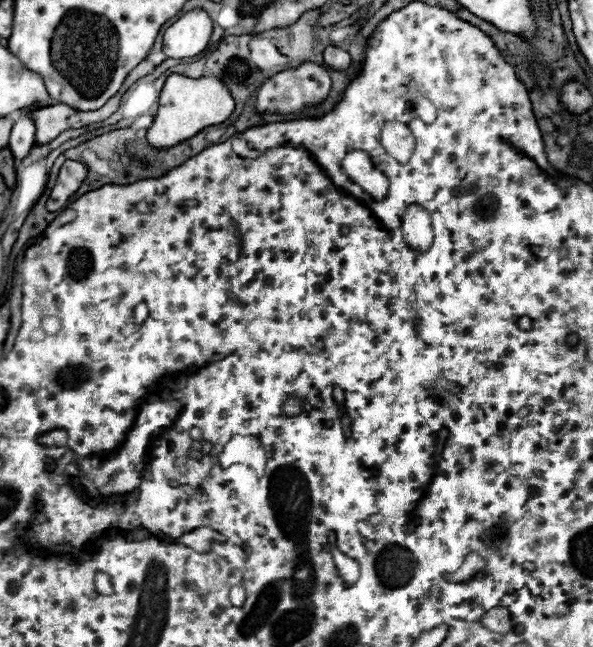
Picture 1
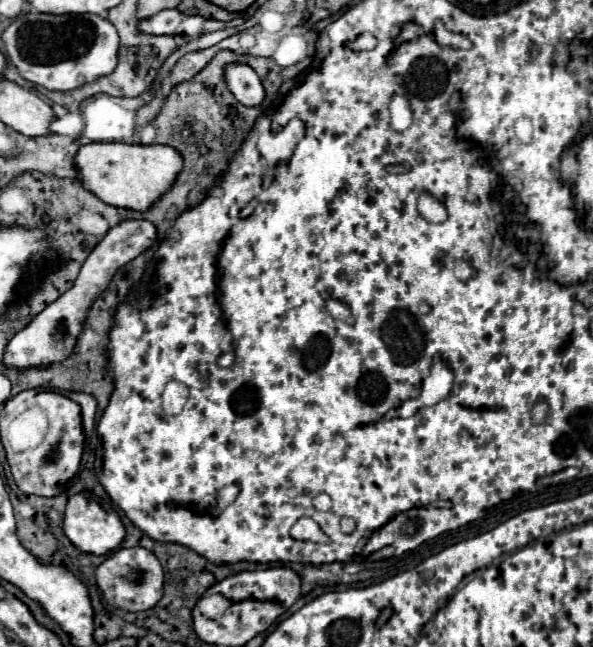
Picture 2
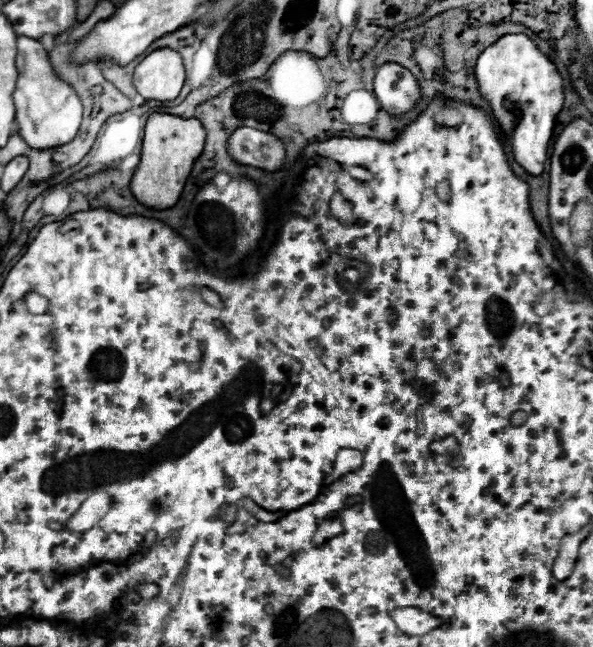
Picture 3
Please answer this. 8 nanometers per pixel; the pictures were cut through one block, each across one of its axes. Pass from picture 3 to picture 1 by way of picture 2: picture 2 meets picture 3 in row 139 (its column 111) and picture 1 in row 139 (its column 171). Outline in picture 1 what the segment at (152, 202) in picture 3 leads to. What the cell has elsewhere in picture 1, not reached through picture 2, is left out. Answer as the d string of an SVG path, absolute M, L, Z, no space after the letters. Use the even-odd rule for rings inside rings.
M172 74L166 78L166 84L160 92L160 106L154 116L152 126L148 128L146 140L156 150L170 150L172 146L190 140L208 126L222 124L234 112L234 100L226 84L218 78L186 78Z

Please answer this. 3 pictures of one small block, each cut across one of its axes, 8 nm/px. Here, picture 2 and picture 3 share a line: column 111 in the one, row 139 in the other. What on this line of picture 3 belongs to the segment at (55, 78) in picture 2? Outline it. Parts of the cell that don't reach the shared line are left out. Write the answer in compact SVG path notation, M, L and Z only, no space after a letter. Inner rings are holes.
M18 36L18 82L14 90L16 104L16 124L22 140L34 150L50 150L62 144L68 144L76 138L78 128L82 124L82 102L74 88L62 80L50 62L50 56L42 42Z

